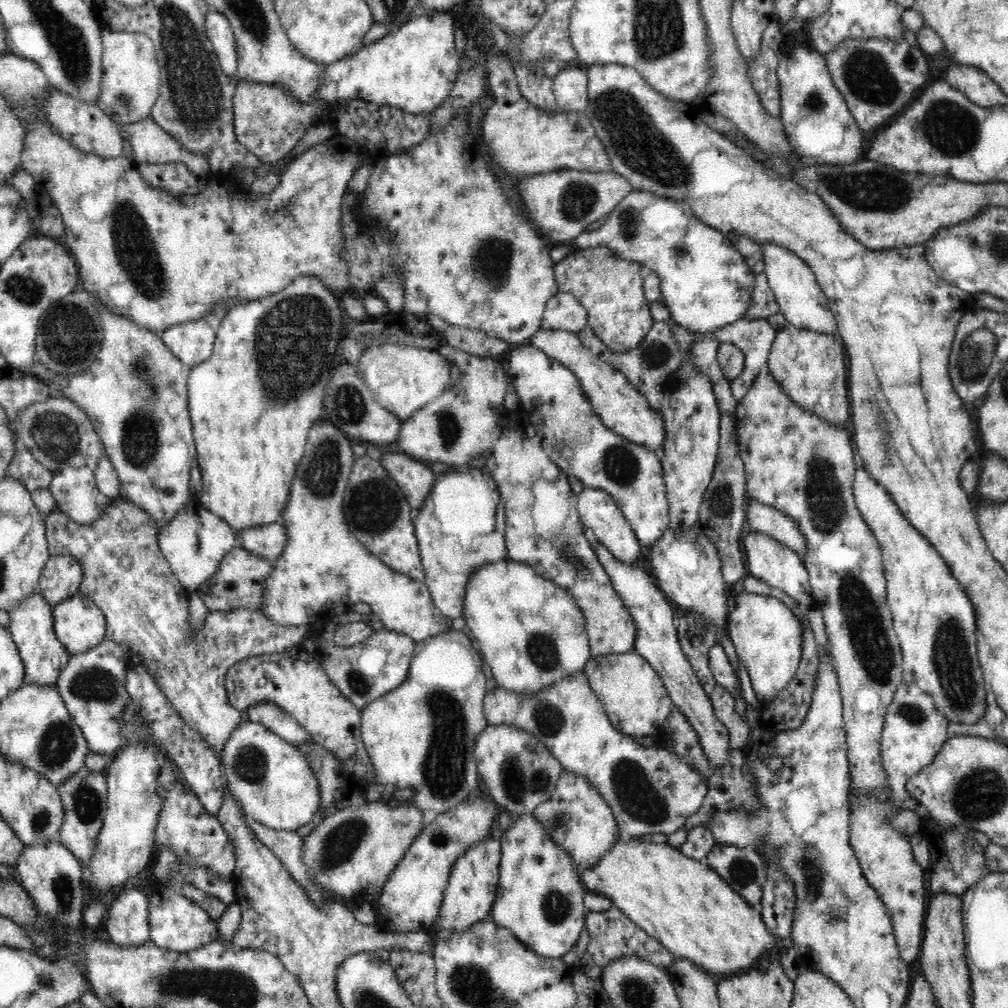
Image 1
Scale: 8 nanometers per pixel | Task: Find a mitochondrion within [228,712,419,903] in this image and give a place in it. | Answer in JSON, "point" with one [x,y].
{"point":[338,845]}

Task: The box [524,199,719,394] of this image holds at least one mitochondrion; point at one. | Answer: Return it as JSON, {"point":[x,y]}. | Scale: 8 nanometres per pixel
{"point":[630,219]}

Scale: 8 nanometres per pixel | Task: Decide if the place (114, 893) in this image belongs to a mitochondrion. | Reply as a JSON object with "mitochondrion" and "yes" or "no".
{"mitochondrion":"no"}

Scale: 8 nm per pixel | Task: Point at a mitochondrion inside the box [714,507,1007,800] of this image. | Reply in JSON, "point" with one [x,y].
{"point":[871,642]}

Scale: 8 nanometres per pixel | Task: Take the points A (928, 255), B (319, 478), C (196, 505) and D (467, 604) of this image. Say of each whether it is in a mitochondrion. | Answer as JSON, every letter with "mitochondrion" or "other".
{"A":"other","B":"mitochondrion","C":"other","D":"other"}

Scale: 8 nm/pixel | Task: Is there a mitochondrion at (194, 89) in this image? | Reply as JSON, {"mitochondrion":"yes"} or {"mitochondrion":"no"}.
{"mitochondrion":"yes"}

